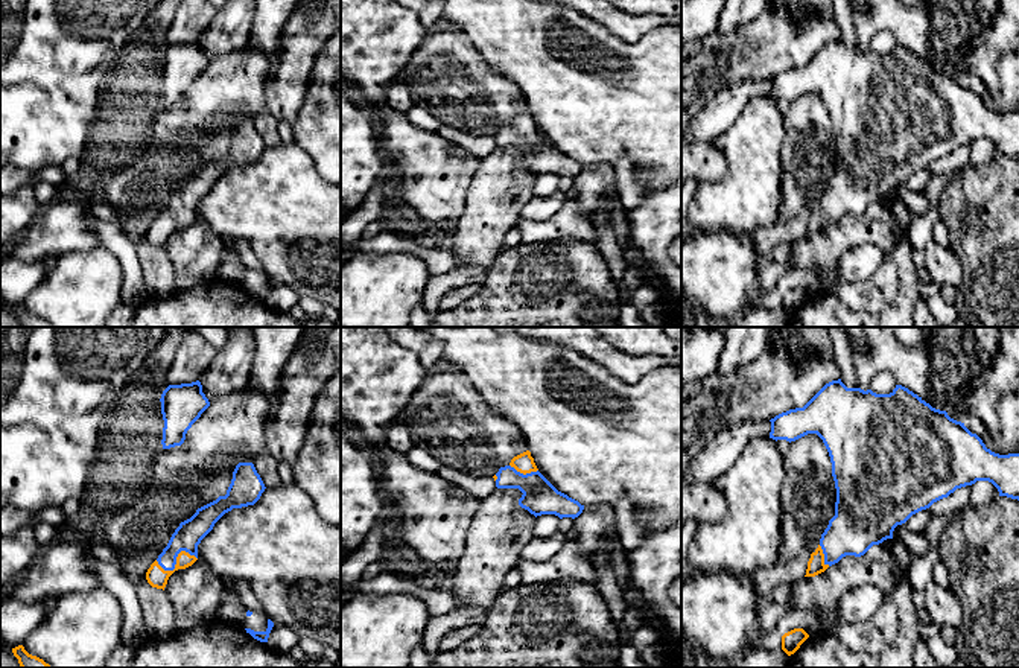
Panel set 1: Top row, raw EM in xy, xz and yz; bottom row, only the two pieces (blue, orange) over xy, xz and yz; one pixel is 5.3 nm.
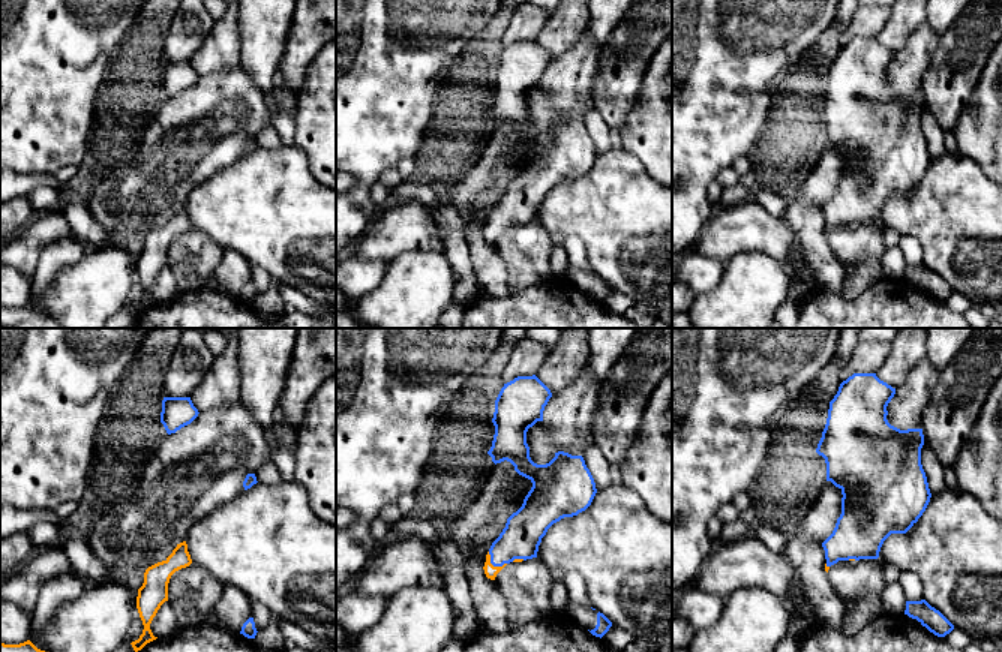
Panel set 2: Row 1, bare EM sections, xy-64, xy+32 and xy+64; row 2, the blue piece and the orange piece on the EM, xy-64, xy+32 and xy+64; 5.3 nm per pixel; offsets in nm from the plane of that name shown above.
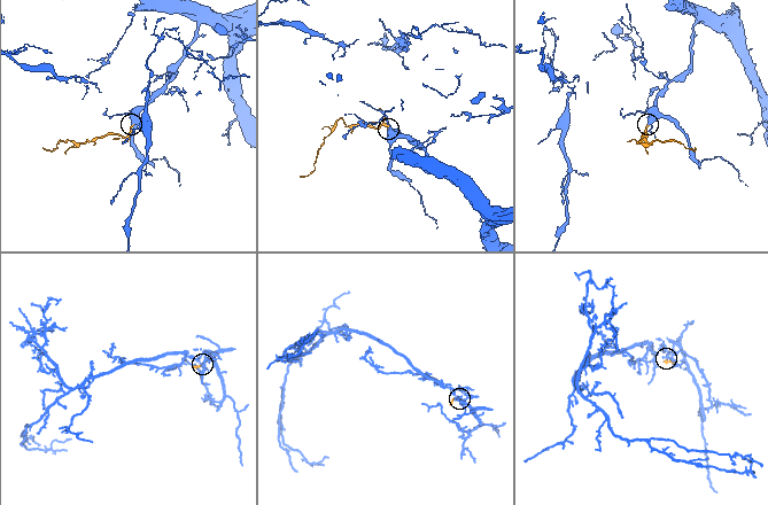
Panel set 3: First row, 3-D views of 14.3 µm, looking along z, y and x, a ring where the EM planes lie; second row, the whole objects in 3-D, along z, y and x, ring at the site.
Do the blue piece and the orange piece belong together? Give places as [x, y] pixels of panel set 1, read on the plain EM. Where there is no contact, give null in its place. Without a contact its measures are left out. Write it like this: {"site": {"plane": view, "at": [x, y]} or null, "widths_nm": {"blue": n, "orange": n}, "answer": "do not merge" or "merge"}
{"site": {"plane": "xy", "at": [175, 221]}, "widths_nm": {"blue": 150, "orange": 110}, "answer": "merge"}

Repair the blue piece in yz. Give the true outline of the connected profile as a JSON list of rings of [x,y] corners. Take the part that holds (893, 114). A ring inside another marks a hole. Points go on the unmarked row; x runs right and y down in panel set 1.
[[[841,38],[832,40],[803,67],[782,72],[770,81],[770,97],[776,100],[786,99],[791,102],[808,93],[817,93],[832,122],[836,148],[835,175],[821,193],[818,207],[811,213],[805,236],[824,231],[846,215],[864,215],[873,204],[893,198],[894,187],[905,183],[913,173],[976,140],[989,140],[998,148],[999,155],[1019,160],[1019,113],[999,114],[992,111],[964,82],[951,78],[946,70],[932,67],[902,44],[896,44],[890,53],[876,53],[871,49],[847,47]]]

